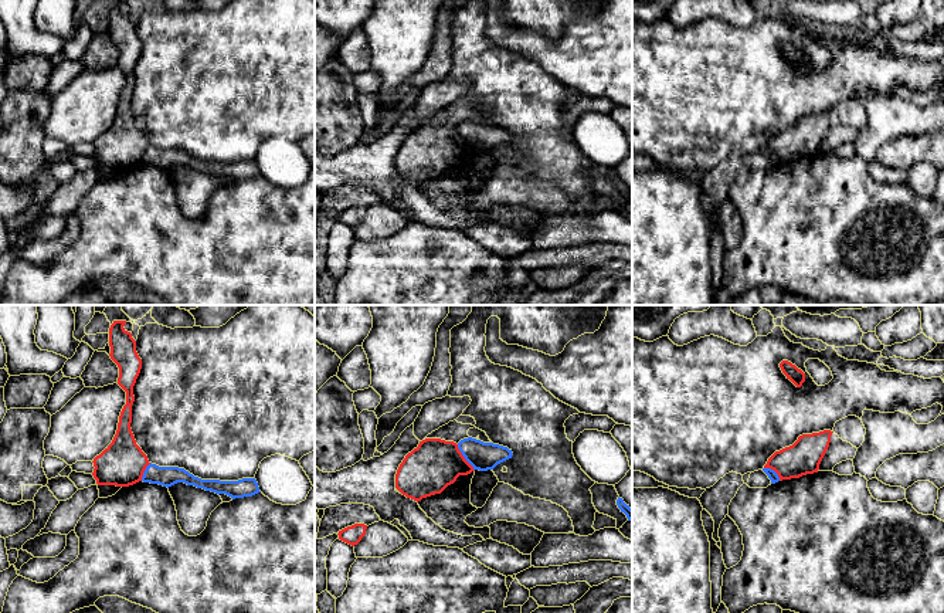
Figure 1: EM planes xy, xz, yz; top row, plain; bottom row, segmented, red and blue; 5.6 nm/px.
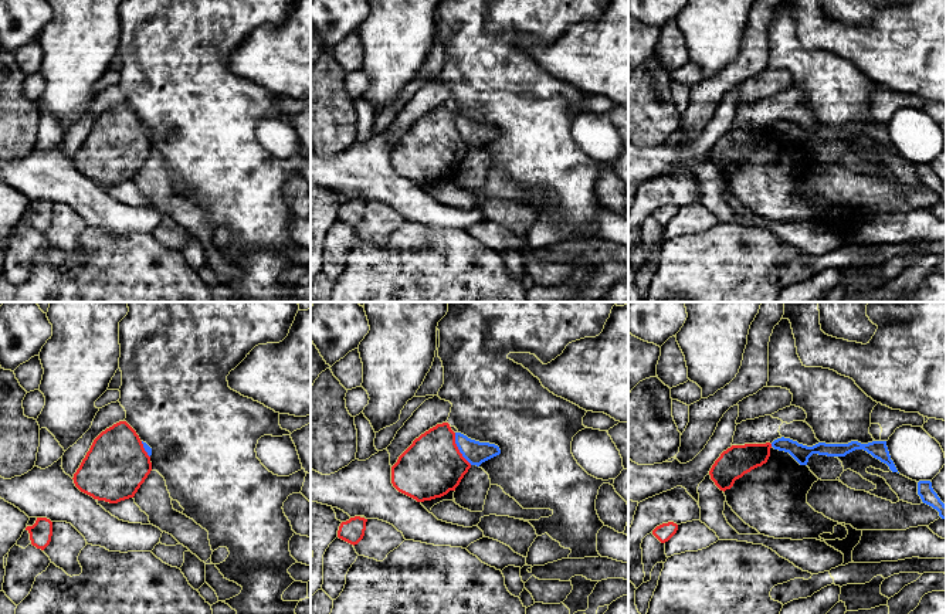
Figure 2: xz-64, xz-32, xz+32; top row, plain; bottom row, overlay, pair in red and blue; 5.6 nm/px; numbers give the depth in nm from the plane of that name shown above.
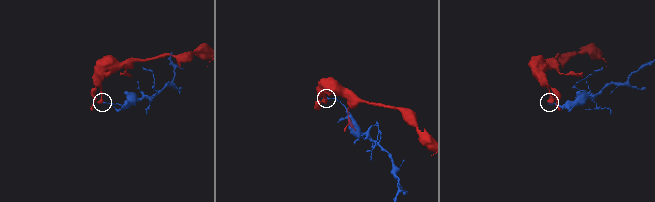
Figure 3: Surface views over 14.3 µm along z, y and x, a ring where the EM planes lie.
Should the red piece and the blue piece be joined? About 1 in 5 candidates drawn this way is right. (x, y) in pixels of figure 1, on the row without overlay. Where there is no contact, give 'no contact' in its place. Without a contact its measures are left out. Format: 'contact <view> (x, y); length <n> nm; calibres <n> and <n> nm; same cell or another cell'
contact xz (464, 139); length 180 nm; calibres 280 and 160 nm; another cell

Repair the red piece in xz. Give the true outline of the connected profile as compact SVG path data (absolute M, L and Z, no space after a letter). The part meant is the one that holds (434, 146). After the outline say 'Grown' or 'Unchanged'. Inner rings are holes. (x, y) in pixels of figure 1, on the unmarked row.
M425 121L405 138L395 156L395 170L414 183L441 176L473 149L454 123Z. Unchanged

